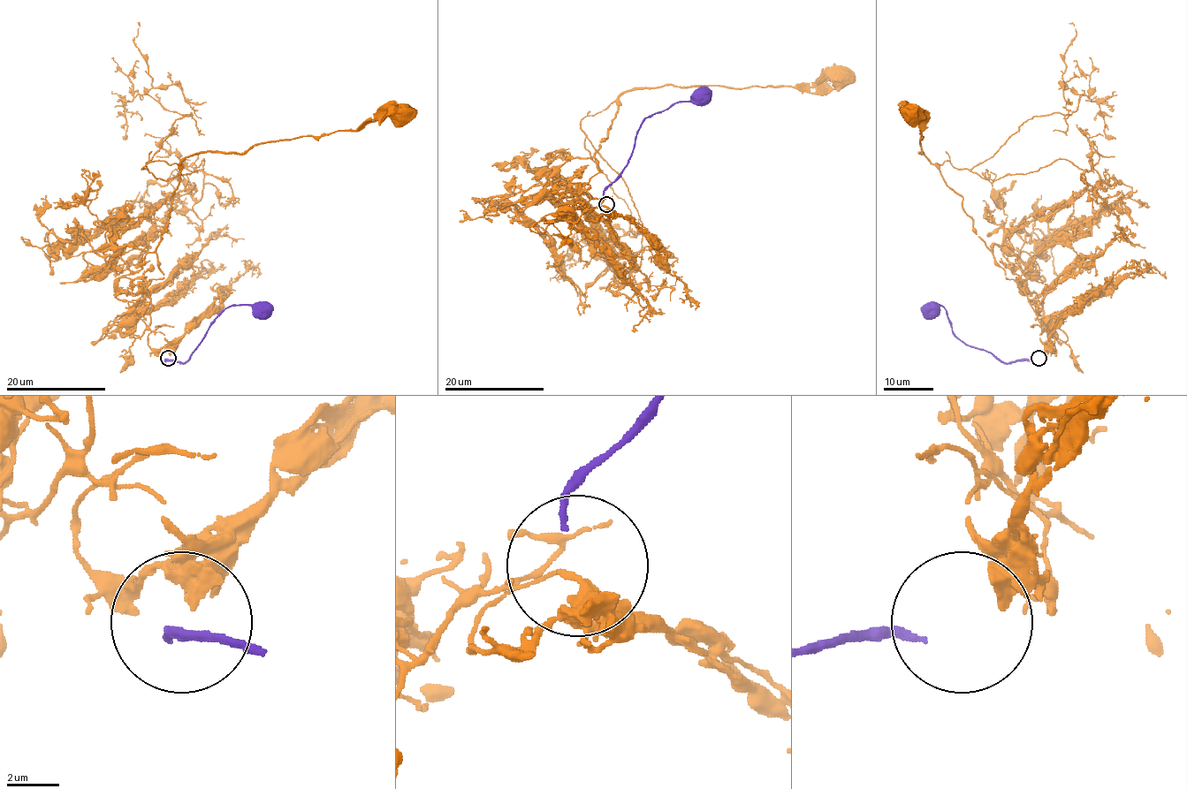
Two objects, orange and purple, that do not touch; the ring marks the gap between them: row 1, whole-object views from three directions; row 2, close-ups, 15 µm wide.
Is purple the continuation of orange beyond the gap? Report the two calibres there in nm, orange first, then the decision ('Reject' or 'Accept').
Thickness 480 nm (orange) against 260 nm. Reject

